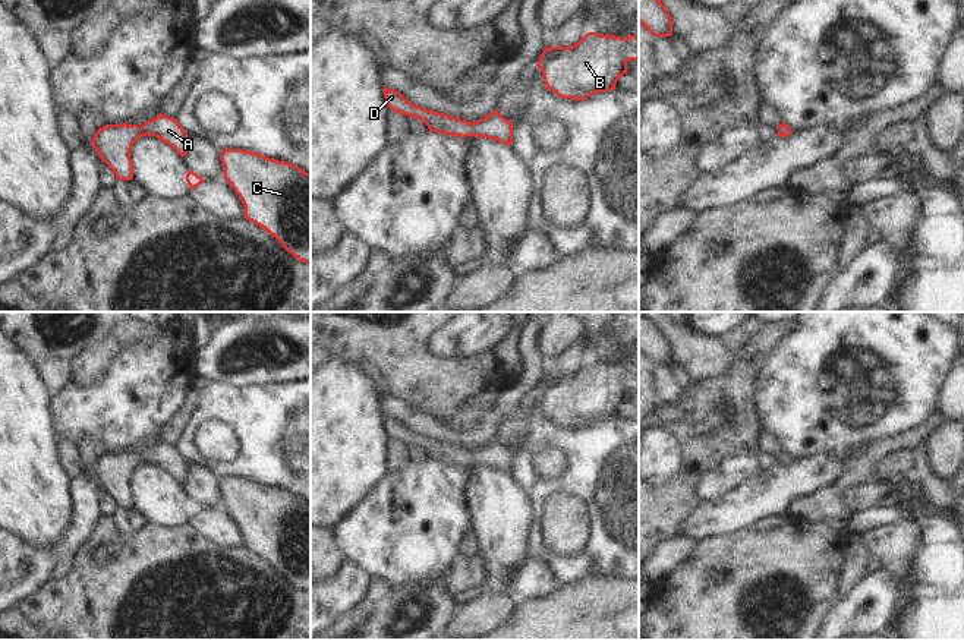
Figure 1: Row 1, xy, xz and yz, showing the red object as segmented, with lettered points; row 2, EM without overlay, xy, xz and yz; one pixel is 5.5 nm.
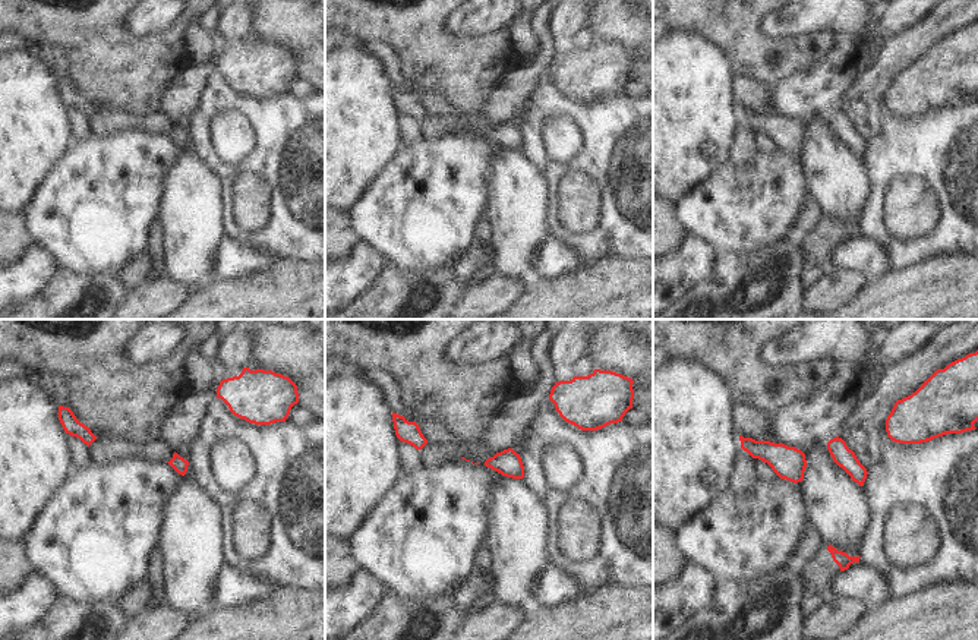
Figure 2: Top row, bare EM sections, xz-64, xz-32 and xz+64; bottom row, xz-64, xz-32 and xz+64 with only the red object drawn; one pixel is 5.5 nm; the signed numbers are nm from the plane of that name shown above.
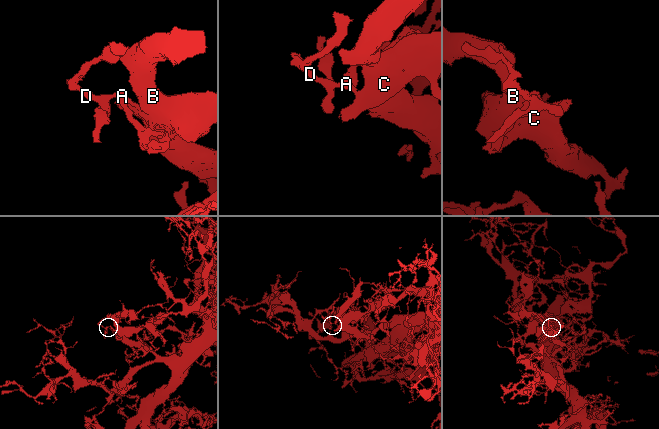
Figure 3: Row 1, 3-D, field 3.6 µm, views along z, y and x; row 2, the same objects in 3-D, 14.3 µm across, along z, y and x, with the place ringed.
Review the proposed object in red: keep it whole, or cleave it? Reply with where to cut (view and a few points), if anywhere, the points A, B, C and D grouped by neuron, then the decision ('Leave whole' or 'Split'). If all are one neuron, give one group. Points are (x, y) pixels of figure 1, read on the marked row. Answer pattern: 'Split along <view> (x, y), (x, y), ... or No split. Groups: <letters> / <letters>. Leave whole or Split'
No split. Groups: A B C D. Leave whole

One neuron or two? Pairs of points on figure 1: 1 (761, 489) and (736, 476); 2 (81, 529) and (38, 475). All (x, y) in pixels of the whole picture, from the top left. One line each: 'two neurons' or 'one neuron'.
1: two neurons
2: two neurons

